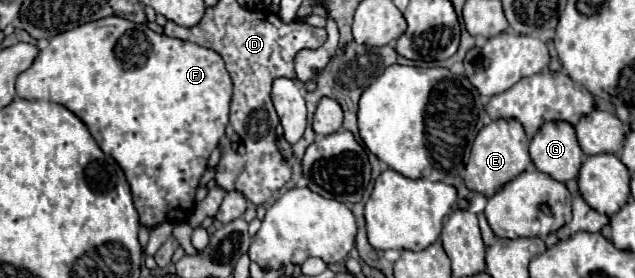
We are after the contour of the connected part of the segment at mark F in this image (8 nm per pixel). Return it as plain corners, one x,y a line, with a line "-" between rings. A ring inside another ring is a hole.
108,16
108,18
88,22
88,24
82,24
78,28
72,28
68,32
62,32
62,34
54,36
50,40
50,44
44,50
40,50
40,54
34,60
34,64
26,72
22,72
18,76
18,80
16,80
16,94
20,98
26,98
26,100
58,102
58,104
66,106
68,110
72,110
88,126
90,134
94,136
94,140
102,148
102,152
108,154
108,156
112,156
120,164
120,168
124,170
126,180
128,180
128,184
132,188
134,206
136,206
136,210
140,214
140,224
146,224
146,226
154,228
154,226
162,224
164,220
184,222
192,214
192,210
194,210
194,194
196,194
196,188
198,188
198,180
204,174
206,162
208,162
212,150
218,146
218,140
224,134
224,128
228,124
228,108
230,108
230,98
232,98
232,80
230,80
230,76
228,76
228,72
224,68
222,56
216,54
214,50
198,46
194,42
184,42
184,40
178,40
178,38
168,38
164,34
158,34
158,32
150,30
146,24
132,24
132,22
128,22
128,20
120,18
120,16
-
122,36
124,36
124,58
118,60
114,48
116,48
118,40

